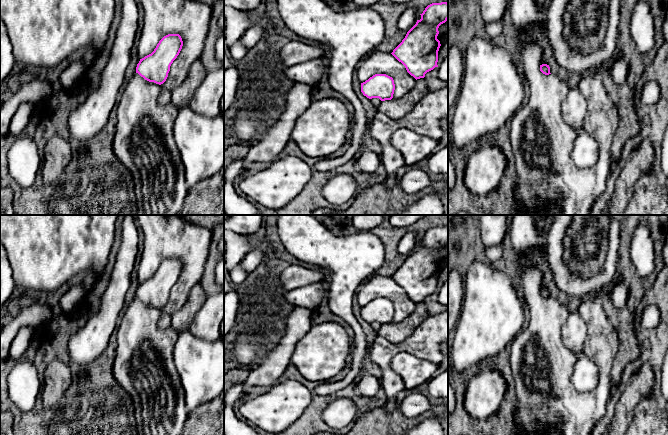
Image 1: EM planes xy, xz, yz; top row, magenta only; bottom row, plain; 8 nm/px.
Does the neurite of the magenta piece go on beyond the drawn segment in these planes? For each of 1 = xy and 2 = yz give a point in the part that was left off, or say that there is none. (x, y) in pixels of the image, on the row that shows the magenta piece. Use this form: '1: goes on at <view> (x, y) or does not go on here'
1: does not go on here
2: does not go on here

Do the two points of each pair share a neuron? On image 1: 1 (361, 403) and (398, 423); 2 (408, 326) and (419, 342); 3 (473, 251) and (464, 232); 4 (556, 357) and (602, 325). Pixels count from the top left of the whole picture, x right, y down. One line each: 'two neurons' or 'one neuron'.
1: two neurons
2: two neurons
3: one neuron
4: one neuron

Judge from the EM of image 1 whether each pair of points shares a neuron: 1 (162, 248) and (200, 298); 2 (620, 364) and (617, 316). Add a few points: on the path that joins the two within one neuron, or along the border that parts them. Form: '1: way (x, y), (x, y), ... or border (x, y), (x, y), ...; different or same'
1: border (198, 280), (190, 289), (187, 300), (181, 308); different
2: way (625, 352), (625, 328); same

